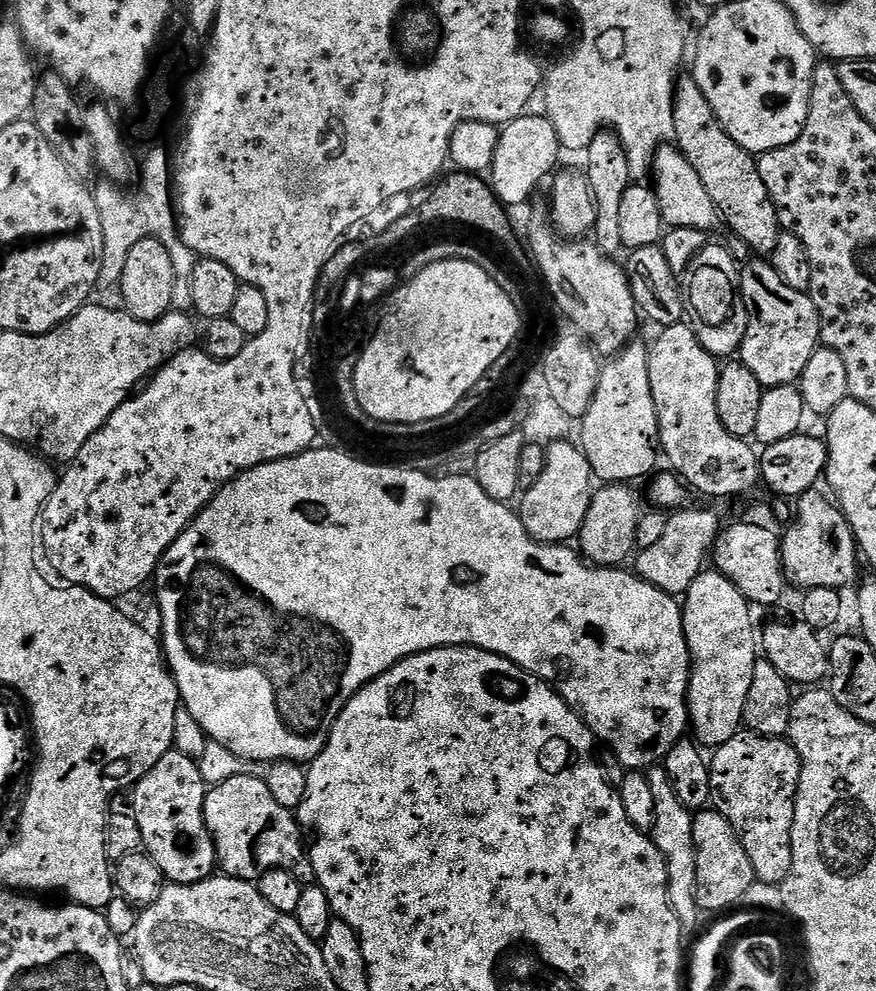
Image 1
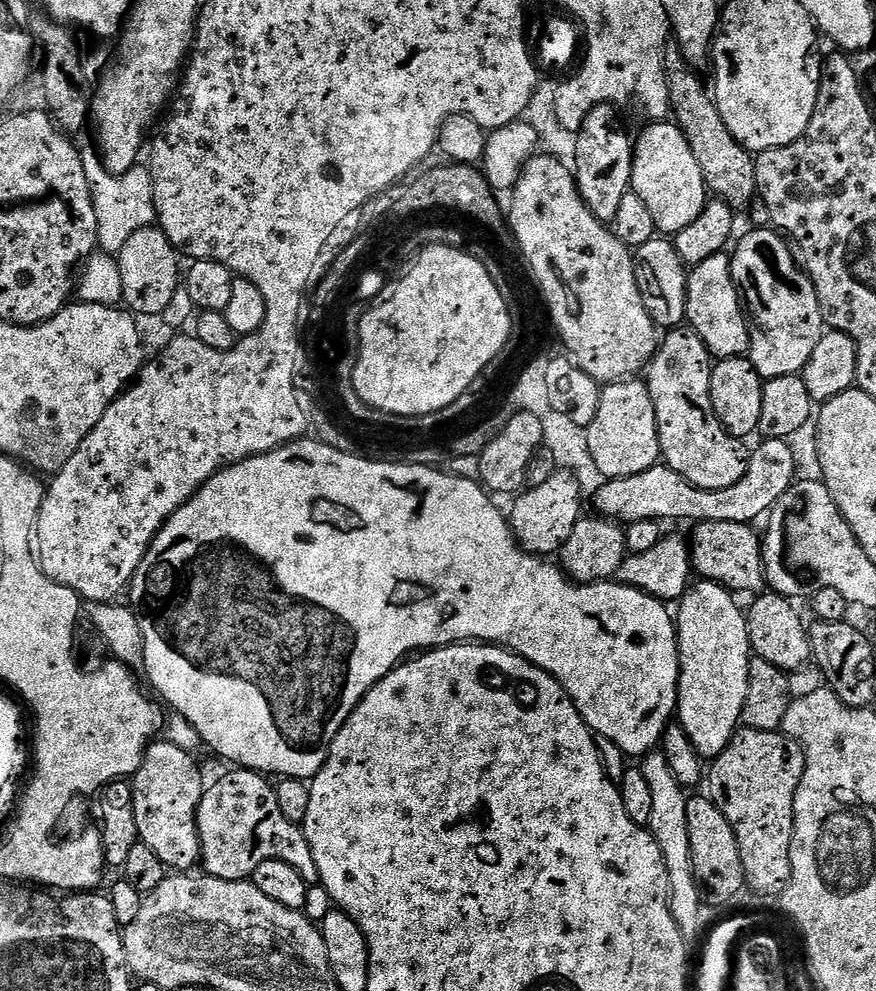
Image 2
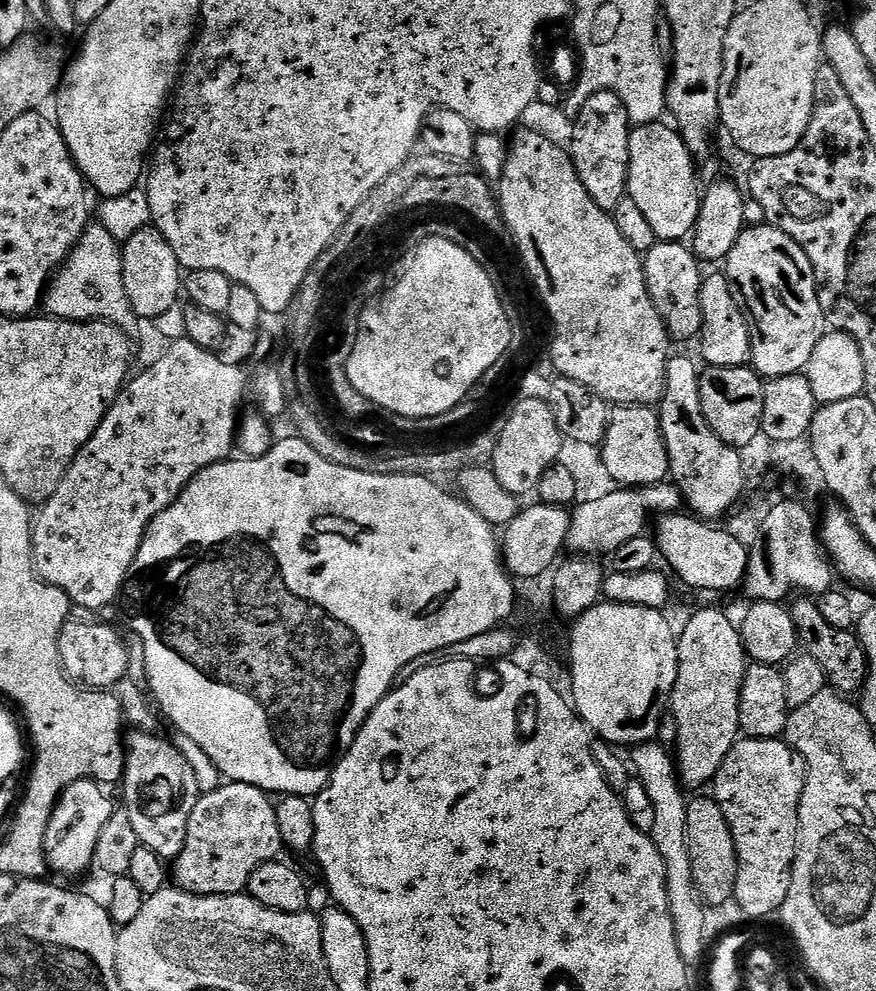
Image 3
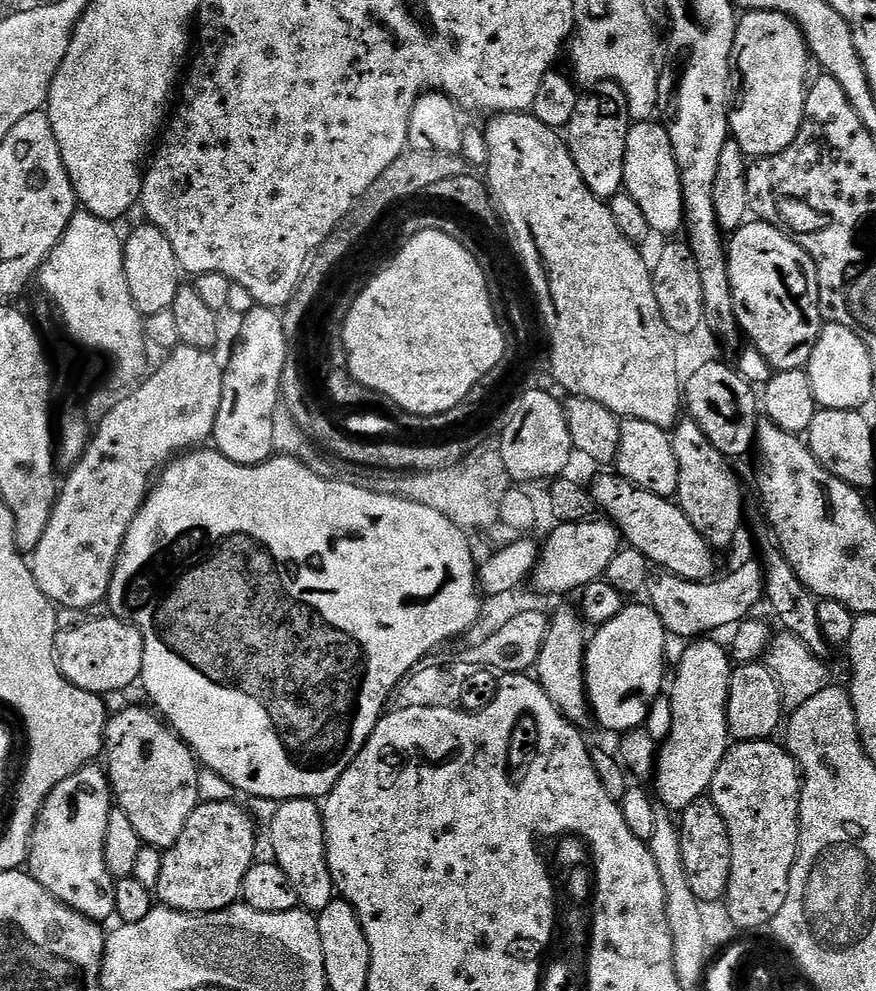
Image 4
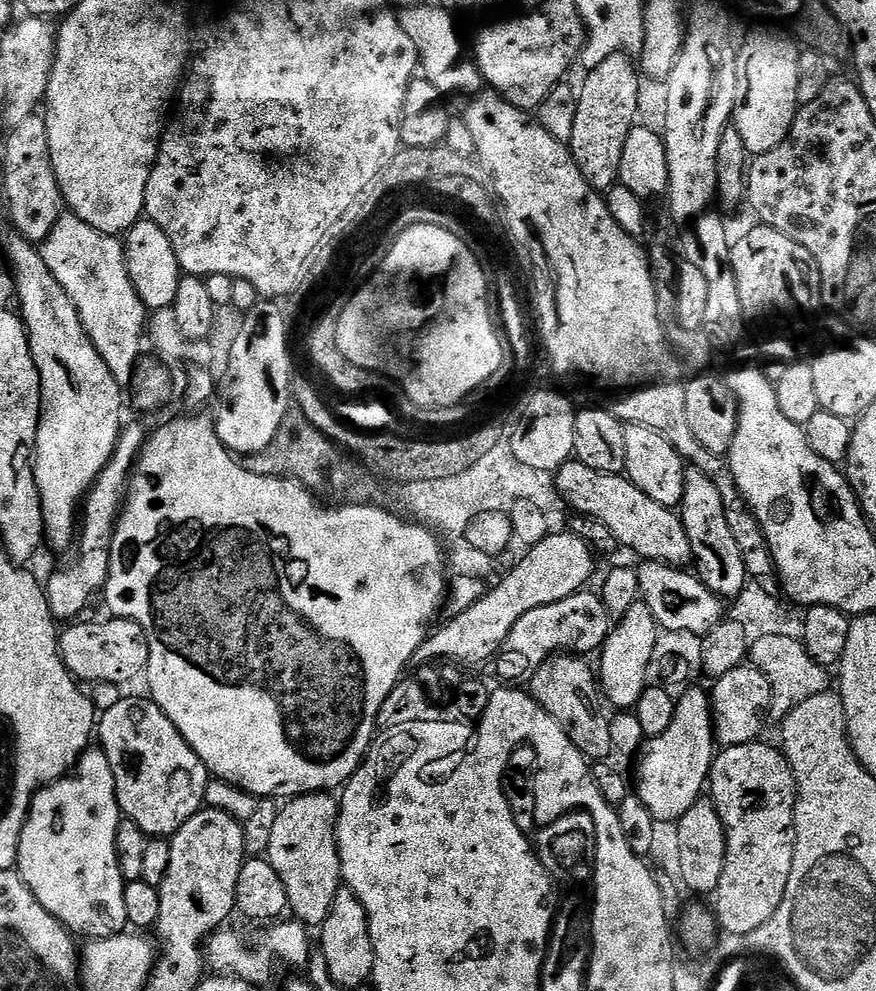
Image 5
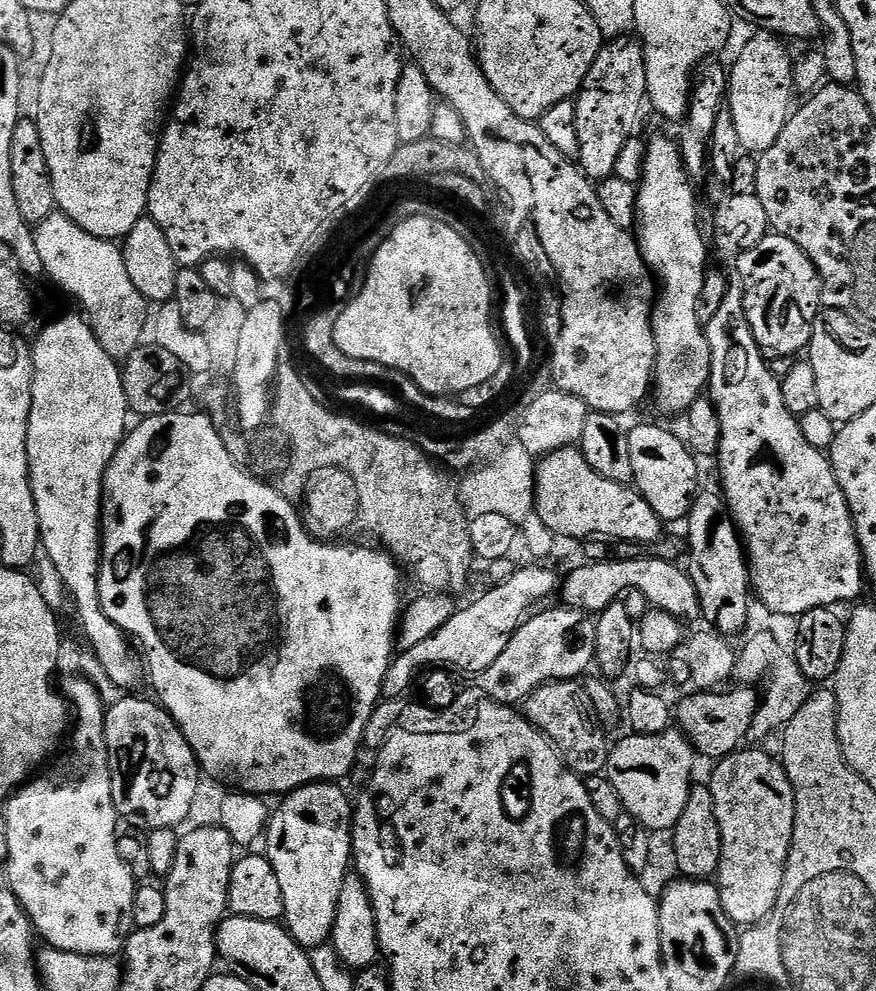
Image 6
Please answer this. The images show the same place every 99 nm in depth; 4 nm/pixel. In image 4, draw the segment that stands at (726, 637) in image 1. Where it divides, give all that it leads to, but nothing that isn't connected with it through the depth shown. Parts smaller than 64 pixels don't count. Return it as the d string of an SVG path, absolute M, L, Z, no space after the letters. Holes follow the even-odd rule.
M716 638L693 639L676 668L673 728L659 745L654 777L655 795L668 810L682 810L711 789L714 774L730 747L728 695L734 661L729 649L712 639Z

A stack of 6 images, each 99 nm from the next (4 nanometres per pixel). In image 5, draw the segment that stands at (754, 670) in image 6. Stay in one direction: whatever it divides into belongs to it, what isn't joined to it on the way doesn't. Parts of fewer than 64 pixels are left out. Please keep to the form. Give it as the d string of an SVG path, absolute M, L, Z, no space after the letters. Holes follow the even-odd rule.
M761 633L749 645L748 660L753 667L766 674L768 680L776 687L774 709L770 714L771 719L776 722L782 722L807 699L814 697L815 694L829 691L832 686L829 669L810 658L802 640Z

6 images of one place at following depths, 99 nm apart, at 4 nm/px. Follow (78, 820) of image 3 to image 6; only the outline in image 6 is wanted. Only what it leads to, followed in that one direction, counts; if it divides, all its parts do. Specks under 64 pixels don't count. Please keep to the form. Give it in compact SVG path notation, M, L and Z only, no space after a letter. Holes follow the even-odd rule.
M79 674L65 678L62 695L74 717L67 741L68 753L49 772L41 771L8 799L6 875L18 902L30 918L35 935L47 947L66 950L70 954L116 958L125 951L134 931L134 894L138 878L120 856L116 832L118 813L106 746L106 705L92 681Z

